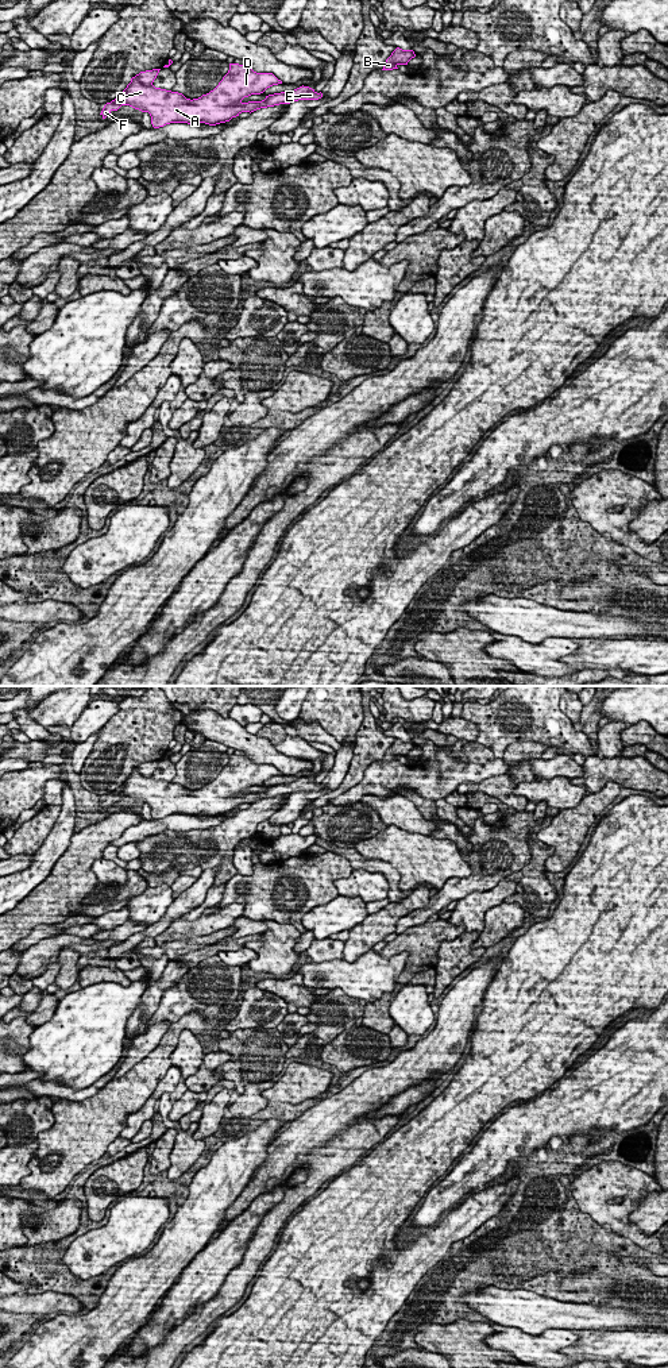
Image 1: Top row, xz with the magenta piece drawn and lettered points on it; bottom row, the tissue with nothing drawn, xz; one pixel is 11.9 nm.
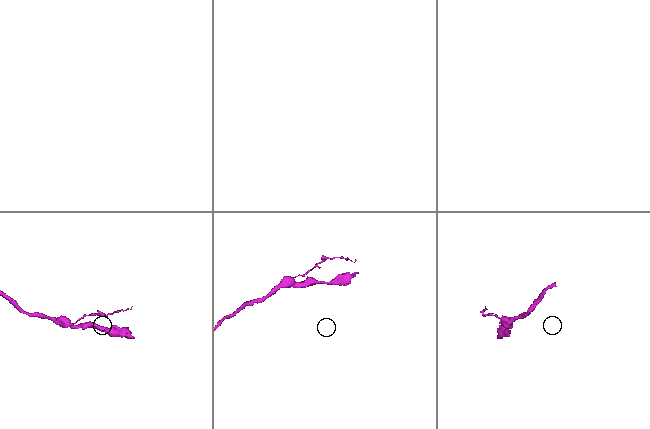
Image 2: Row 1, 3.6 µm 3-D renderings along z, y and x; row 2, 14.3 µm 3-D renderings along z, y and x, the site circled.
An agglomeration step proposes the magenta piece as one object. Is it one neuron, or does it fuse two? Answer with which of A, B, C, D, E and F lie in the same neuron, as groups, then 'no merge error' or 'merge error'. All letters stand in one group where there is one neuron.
A B C D E / F; merge error

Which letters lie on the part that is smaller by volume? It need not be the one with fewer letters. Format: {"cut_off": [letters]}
{"cut_off": ["F"]}

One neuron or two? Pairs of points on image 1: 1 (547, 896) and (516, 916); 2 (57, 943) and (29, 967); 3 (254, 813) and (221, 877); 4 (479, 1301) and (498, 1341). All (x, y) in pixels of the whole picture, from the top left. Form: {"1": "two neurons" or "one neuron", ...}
{"1": "two neurons", "2": "one neuron", "3": "one neuron", "4": "two neurons"}

